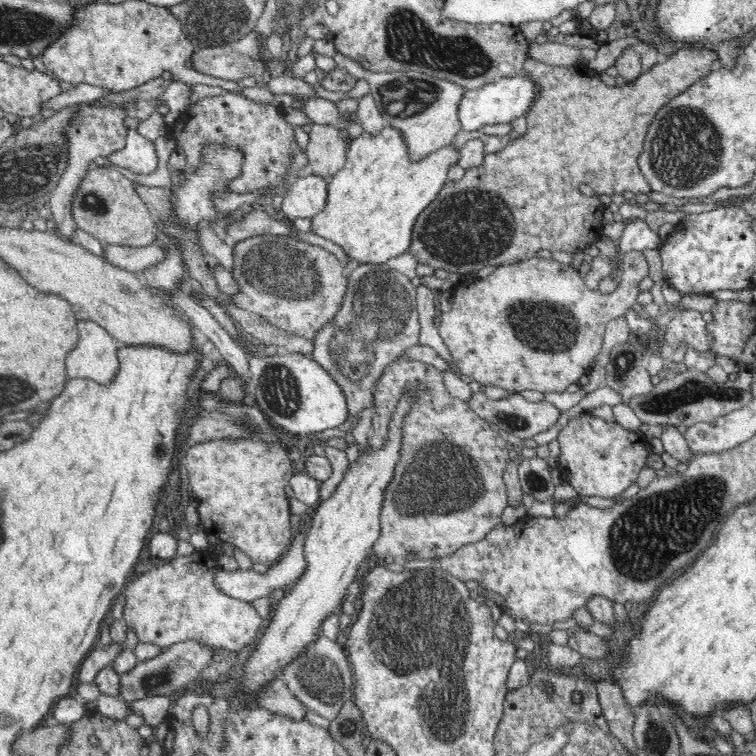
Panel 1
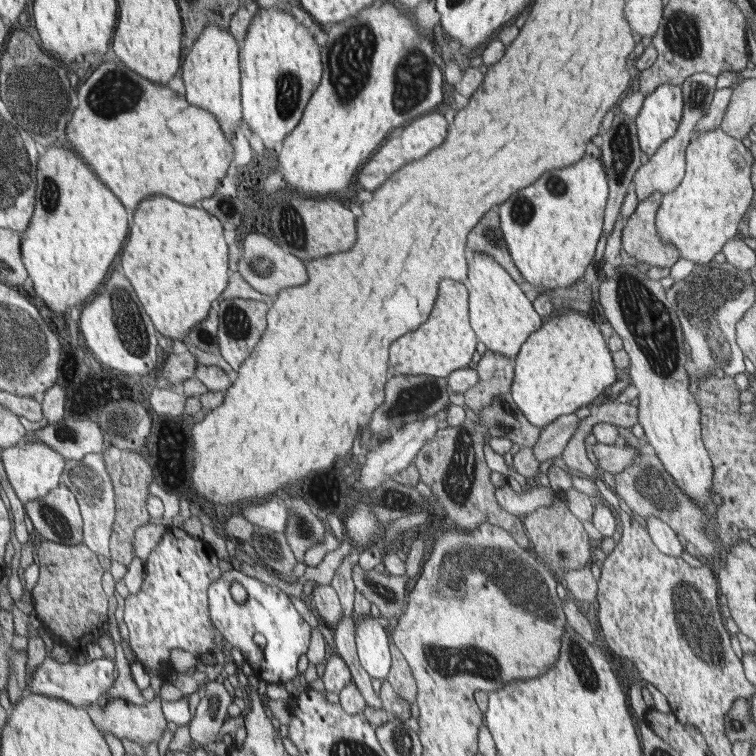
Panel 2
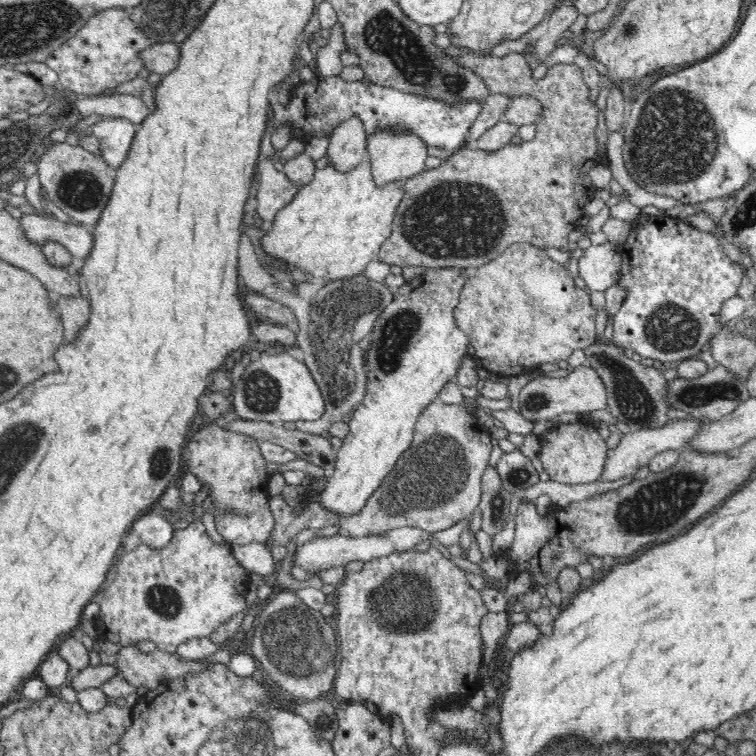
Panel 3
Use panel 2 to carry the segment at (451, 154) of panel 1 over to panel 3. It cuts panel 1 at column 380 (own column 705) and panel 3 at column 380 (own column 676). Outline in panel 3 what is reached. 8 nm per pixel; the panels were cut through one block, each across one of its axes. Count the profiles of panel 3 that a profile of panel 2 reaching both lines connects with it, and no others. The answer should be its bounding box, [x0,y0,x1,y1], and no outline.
[260,155,403,282]

